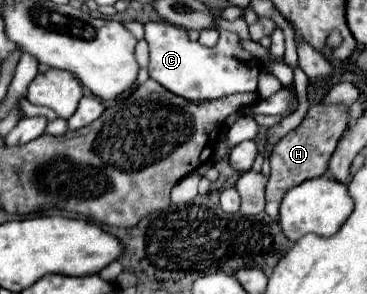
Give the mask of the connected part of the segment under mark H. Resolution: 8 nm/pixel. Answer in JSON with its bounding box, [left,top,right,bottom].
[266,103,348,221]

